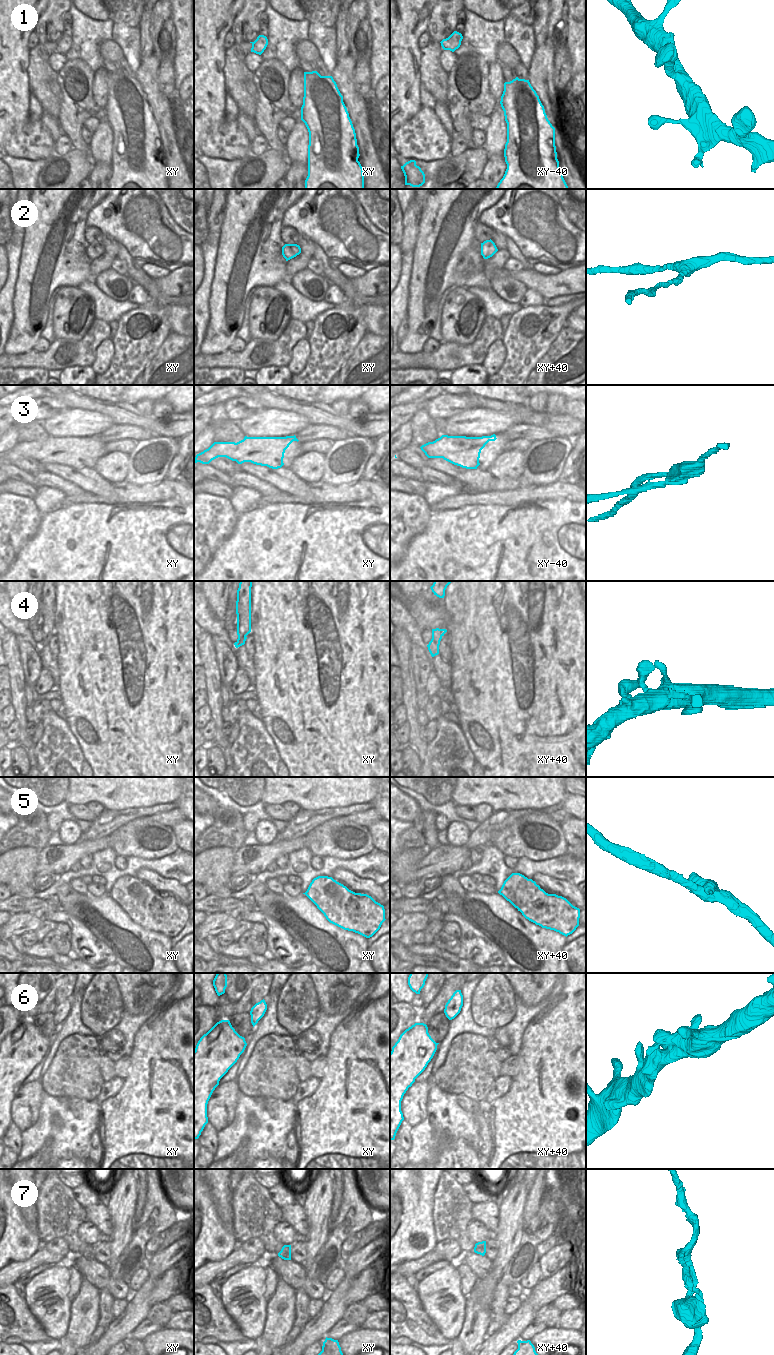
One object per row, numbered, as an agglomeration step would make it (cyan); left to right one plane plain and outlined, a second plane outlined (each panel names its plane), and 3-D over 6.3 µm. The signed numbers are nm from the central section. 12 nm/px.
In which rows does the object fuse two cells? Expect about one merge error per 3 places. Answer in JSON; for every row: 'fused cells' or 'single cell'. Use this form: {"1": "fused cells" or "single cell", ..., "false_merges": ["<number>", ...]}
{"1": "single cell", "2": "single cell", "3": "fused cells", "4": "single cell", "5": "fused cells", "6": "single cell", "7": "single cell", "false_merges": ["3", "5"]}

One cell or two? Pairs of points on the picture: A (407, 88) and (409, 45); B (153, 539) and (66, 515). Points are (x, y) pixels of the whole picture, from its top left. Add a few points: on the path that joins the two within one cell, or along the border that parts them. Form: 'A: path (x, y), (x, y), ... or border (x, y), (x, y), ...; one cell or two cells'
A: path (407, 77), (407, 56); one cell
B: path (131, 539), (90, 539), (88, 537); one cell

